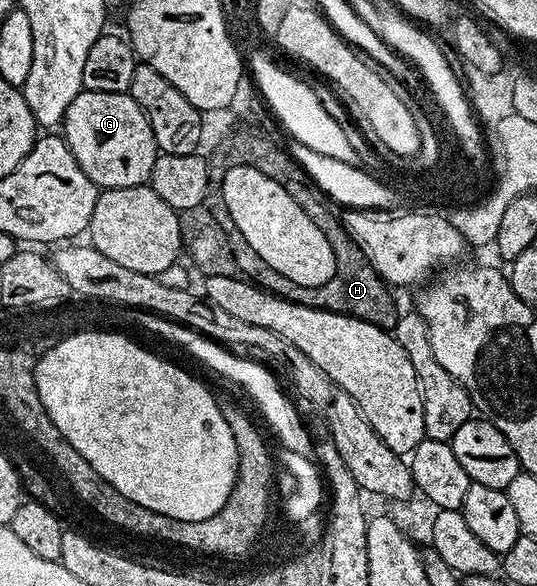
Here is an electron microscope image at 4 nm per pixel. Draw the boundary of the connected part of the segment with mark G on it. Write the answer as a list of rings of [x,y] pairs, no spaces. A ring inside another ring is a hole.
[[[81,89],[78,97],[70,101],[70,109],[66,109],[62,134],[70,145],[70,153],[74,153],[74,161],[82,165],[82,173],[86,173],[86,177],[90,177],[90,181],[94,181],[97,188],[138,187],[151,180],[158,148],[154,133],[150,129],[150,121],[141,107],[133,101],[131,94],[122,91],[102,93]]]

